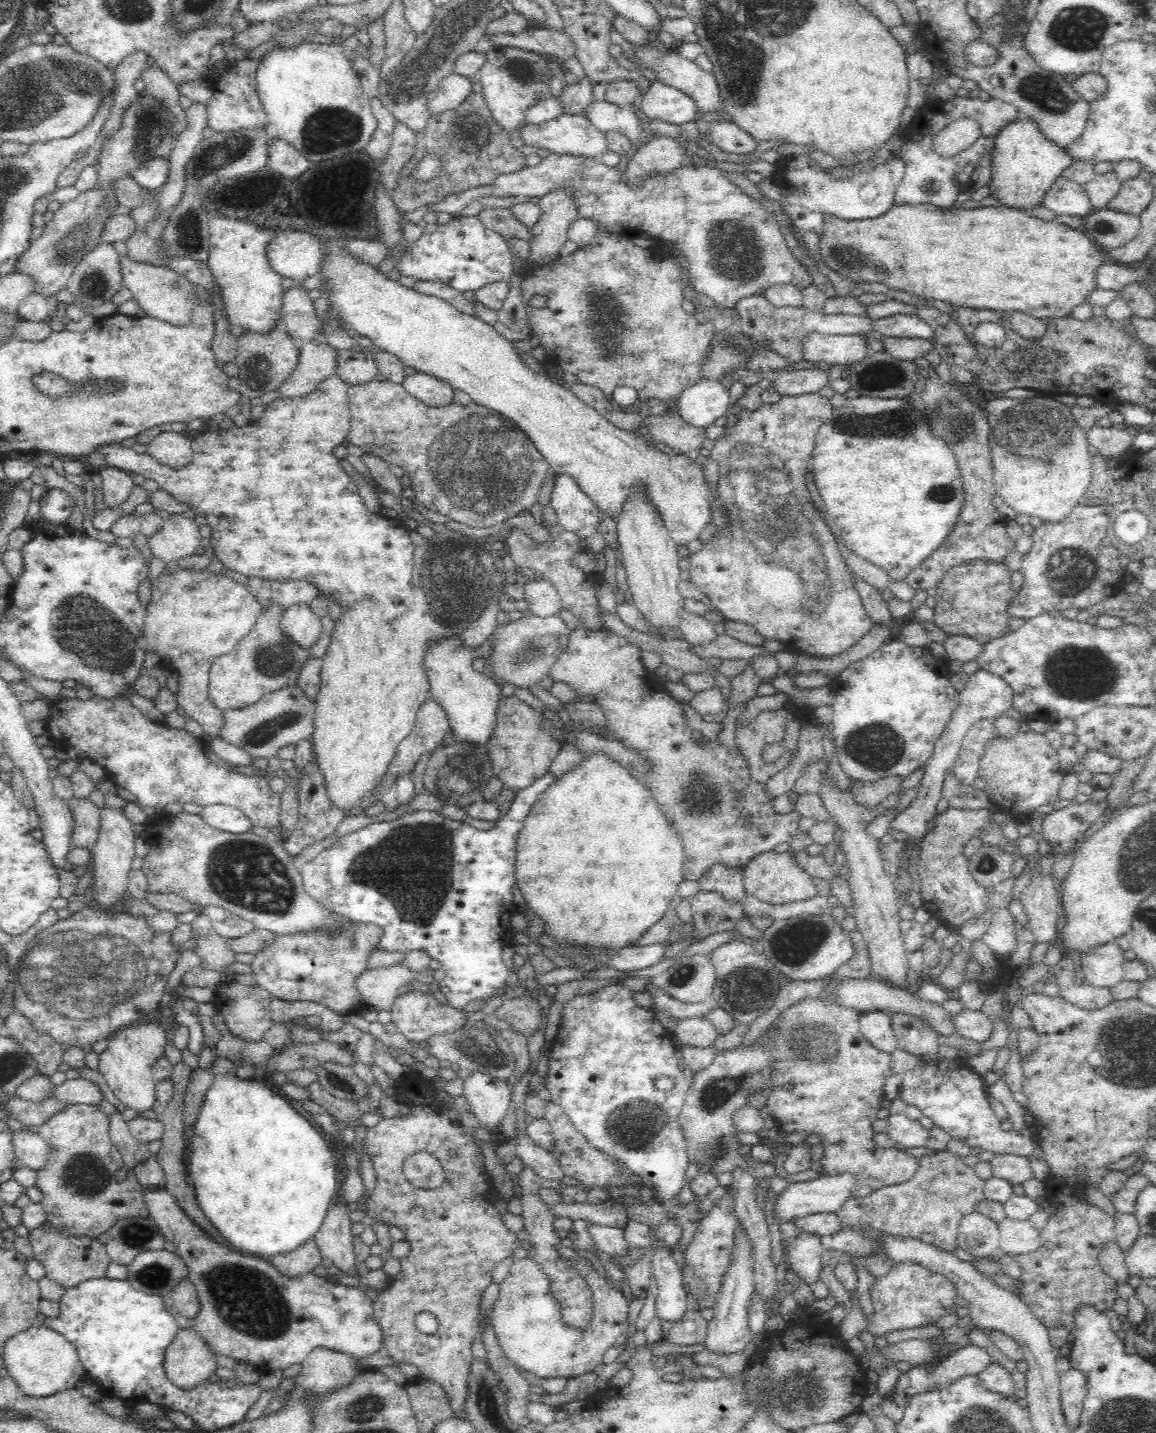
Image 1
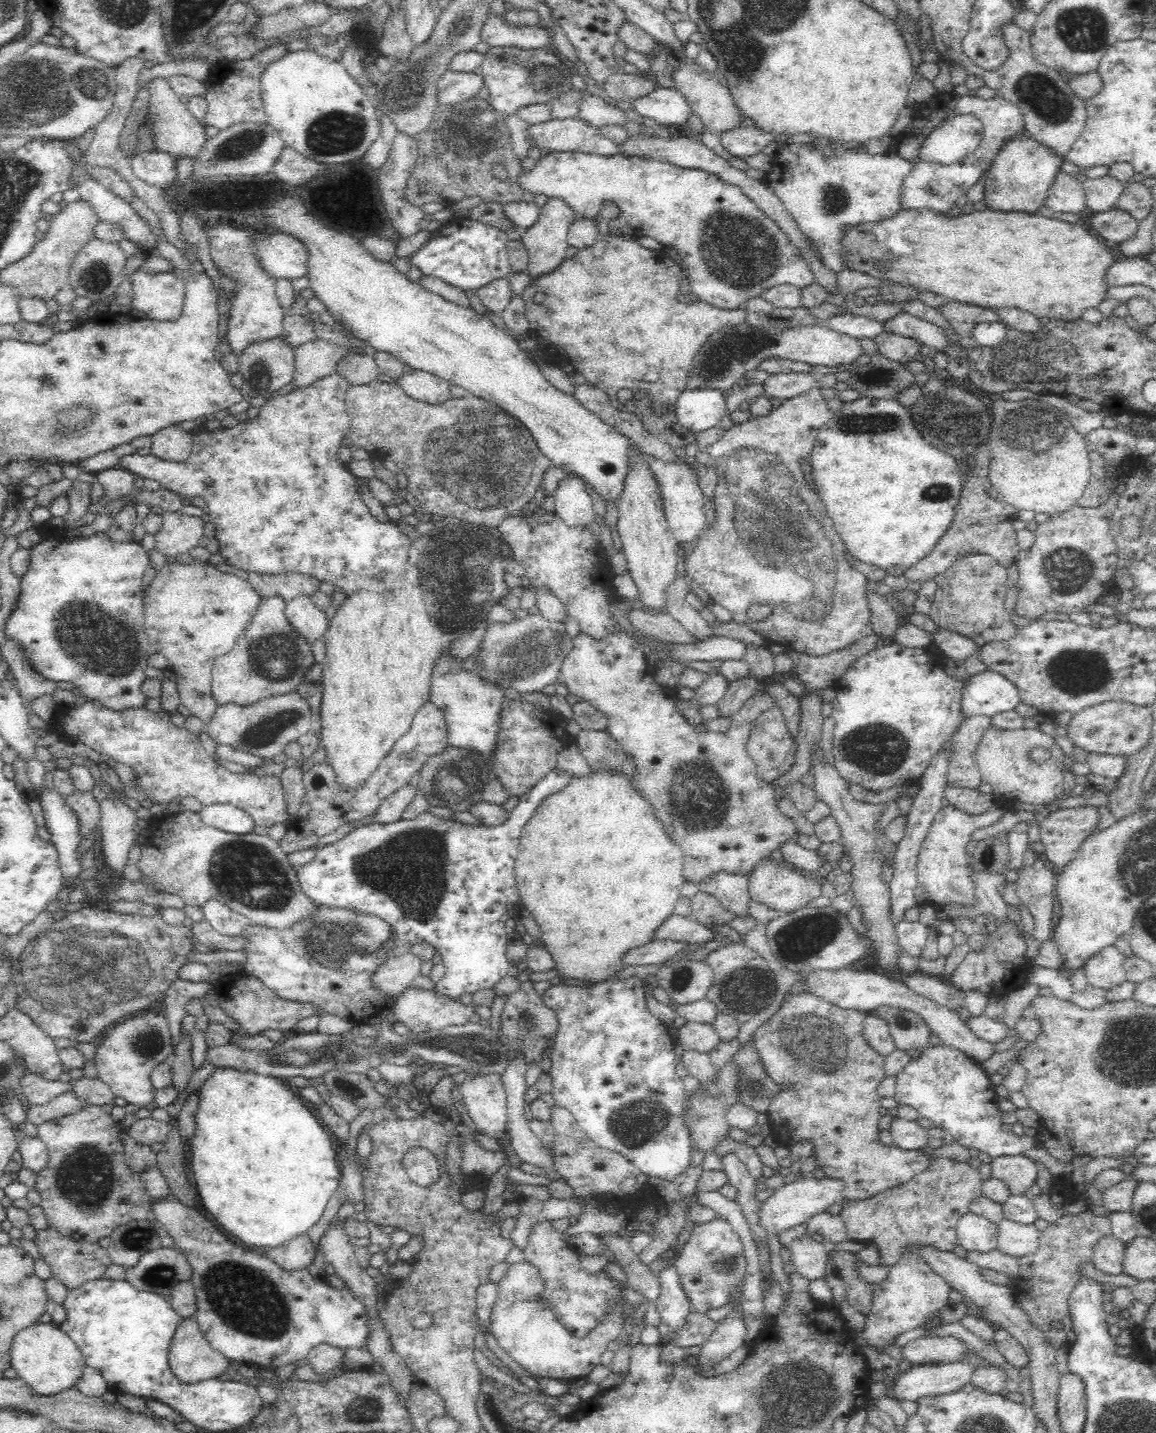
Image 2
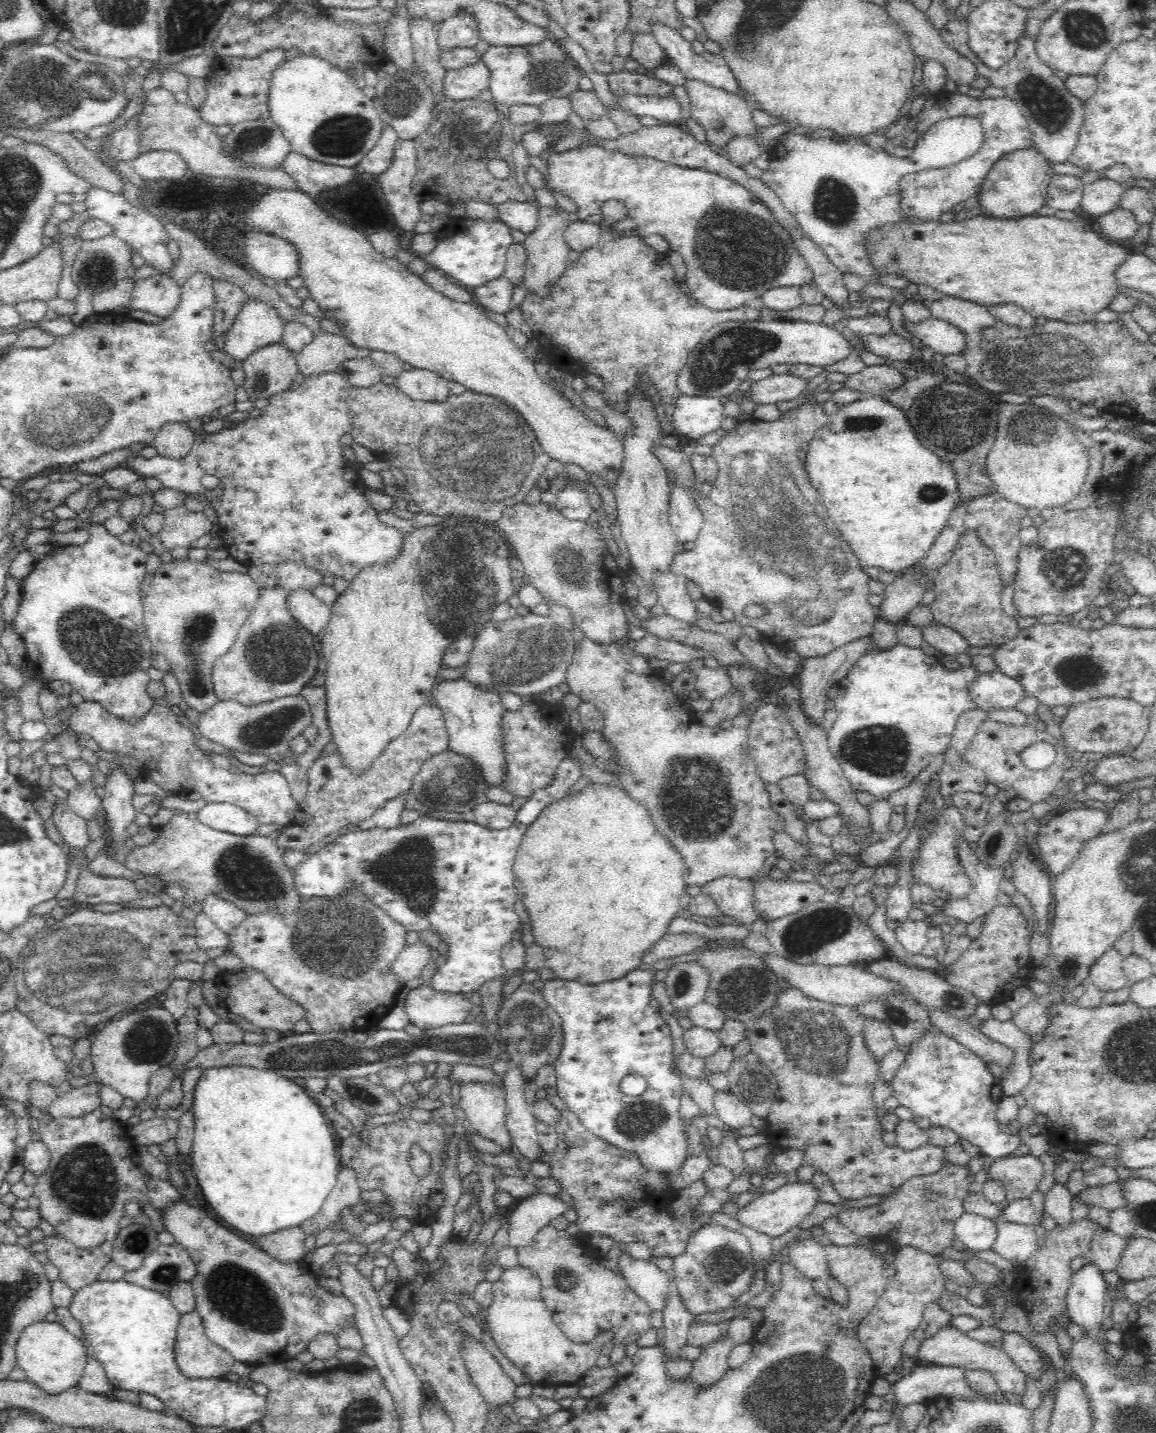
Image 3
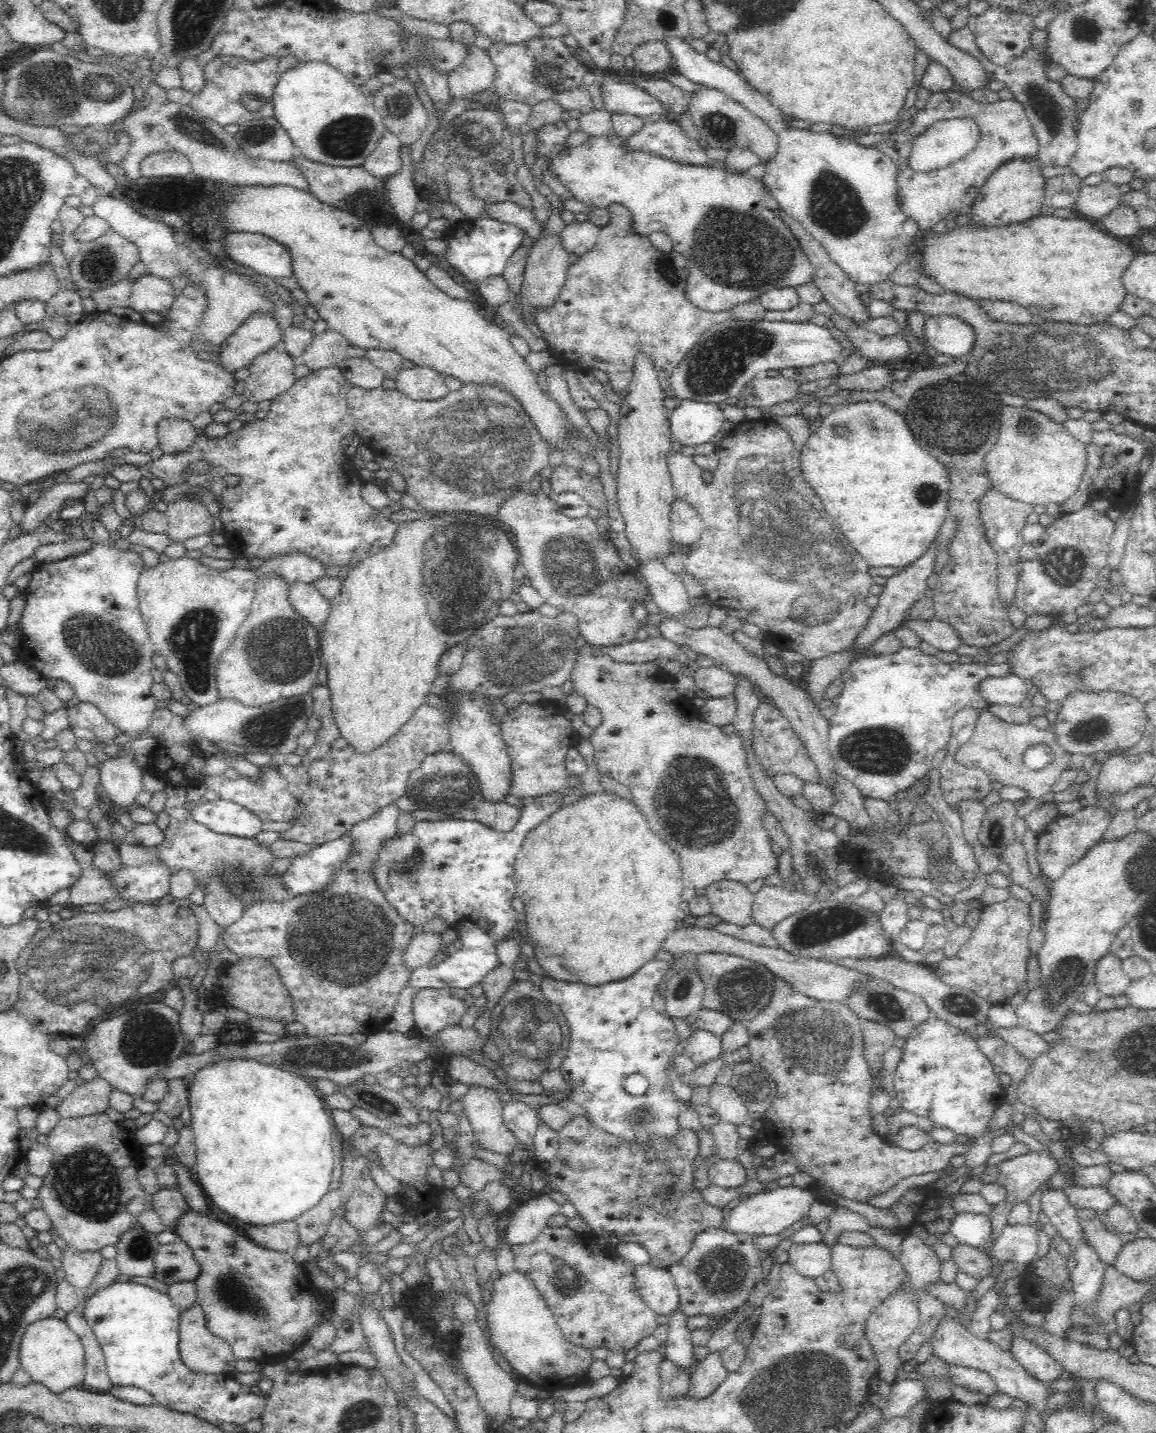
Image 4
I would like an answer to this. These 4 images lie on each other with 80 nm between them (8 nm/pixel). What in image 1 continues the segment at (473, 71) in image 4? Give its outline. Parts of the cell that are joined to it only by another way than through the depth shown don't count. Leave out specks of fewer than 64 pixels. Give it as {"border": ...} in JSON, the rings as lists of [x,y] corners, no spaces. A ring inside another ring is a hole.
{"border":[[[454,72],[448,74],[440,82],[439,88],[428,96],[430,113],[436,114],[440,110],[450,110],[452,107],[461,105],[470,94],[473,94],[474,82],[471,79]]]}

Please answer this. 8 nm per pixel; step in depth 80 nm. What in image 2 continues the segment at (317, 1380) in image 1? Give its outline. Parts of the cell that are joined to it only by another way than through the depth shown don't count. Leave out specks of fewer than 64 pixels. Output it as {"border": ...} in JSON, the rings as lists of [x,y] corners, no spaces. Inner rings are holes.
{"border":[[[321,1342],[313,1346],[306,1356],[314,1372],[317,1372],[322,1378],[330,1378],[345,1370],[342,1363],[344,1350],[328,1342]]]}

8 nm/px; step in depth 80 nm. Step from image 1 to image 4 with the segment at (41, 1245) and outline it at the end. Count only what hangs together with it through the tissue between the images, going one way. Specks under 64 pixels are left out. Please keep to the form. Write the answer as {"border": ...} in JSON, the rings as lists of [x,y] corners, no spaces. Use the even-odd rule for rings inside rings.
{"border":[[[70,1246],[62,1250],[62,1258],[57,1262],[64,1271],[65,1280],[79,1291],[83,1291],[98,1274],[105,1260],[100,1252],[79,1252]]]}

